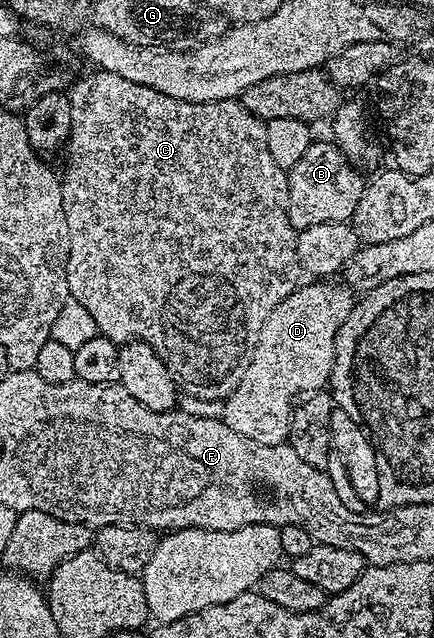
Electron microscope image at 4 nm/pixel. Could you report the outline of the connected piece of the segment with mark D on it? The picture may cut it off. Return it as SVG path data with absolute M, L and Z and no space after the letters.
M313 280L308 284L310 286L298 285L273 309L271 316L267 316L263 328L252 343L249 362L245 365L239 384L224 399L223 420L235 432L239 432L239 436L247 436L247 440L268 446L282 445L289 437L289 418L293 414L295 399L324 391L333 377L335 340L339 328L343 328L343 320L347 320L353 311L355 294L337 280Z

